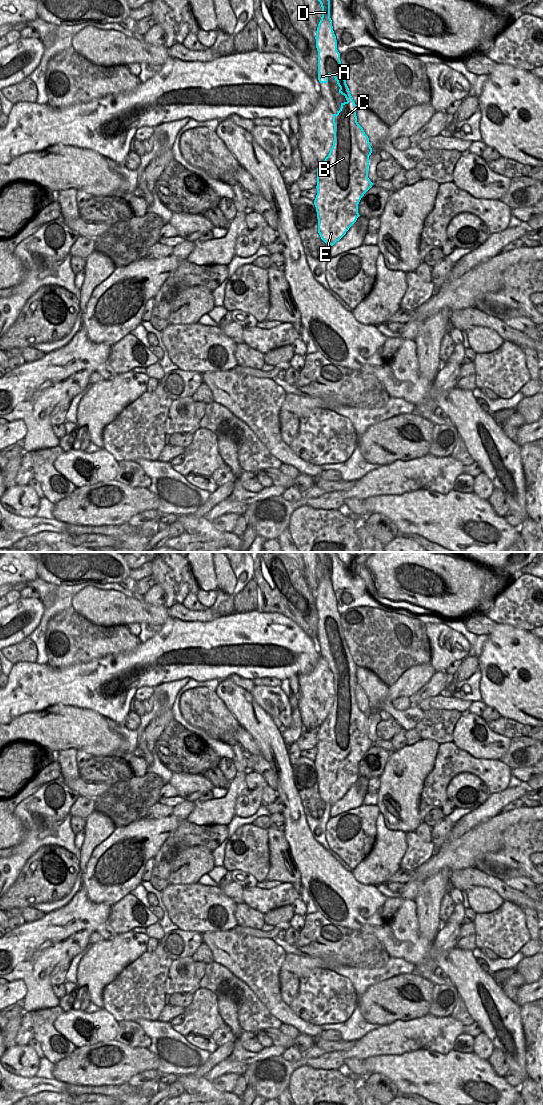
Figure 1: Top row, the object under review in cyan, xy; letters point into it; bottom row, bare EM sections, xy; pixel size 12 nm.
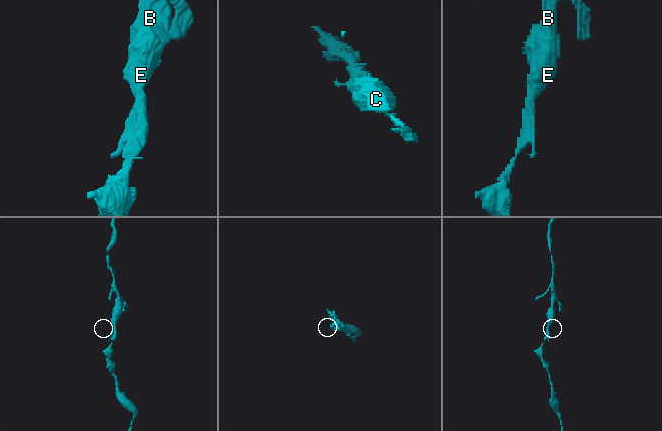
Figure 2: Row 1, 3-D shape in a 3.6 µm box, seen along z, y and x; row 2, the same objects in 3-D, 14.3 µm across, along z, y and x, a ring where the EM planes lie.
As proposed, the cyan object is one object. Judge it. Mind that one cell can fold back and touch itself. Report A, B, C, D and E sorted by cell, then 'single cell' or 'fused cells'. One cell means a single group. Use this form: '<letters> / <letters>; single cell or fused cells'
A B C D E; single cell

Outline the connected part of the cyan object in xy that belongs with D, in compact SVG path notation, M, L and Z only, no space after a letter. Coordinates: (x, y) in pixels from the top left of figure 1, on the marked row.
M318 0L322 17L316 31L318 80L327 83L332 75L346 102L333 114L333 146L317 169L317 195L314 200L321 239L333 246L360 216L358 204L373 183L368 178L369 138L357 122L355 104L341 67L340 53L330 18L330 0Z

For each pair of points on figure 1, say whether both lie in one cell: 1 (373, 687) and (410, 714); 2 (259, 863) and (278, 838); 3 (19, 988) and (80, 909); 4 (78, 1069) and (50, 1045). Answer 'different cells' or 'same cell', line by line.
1: same cell
2: different cells
3: different cells
4: different cells

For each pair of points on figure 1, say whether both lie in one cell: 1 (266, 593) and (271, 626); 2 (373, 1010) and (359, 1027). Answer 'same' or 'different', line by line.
1: different
2: different

